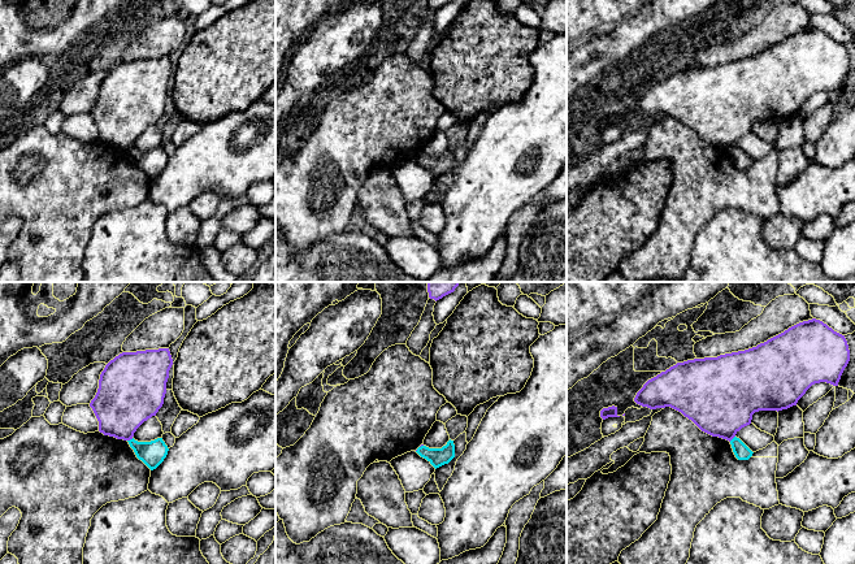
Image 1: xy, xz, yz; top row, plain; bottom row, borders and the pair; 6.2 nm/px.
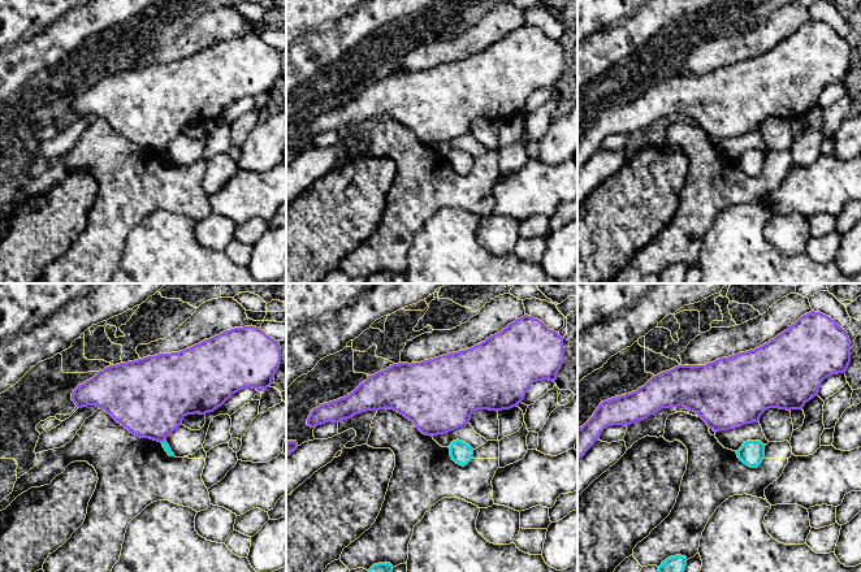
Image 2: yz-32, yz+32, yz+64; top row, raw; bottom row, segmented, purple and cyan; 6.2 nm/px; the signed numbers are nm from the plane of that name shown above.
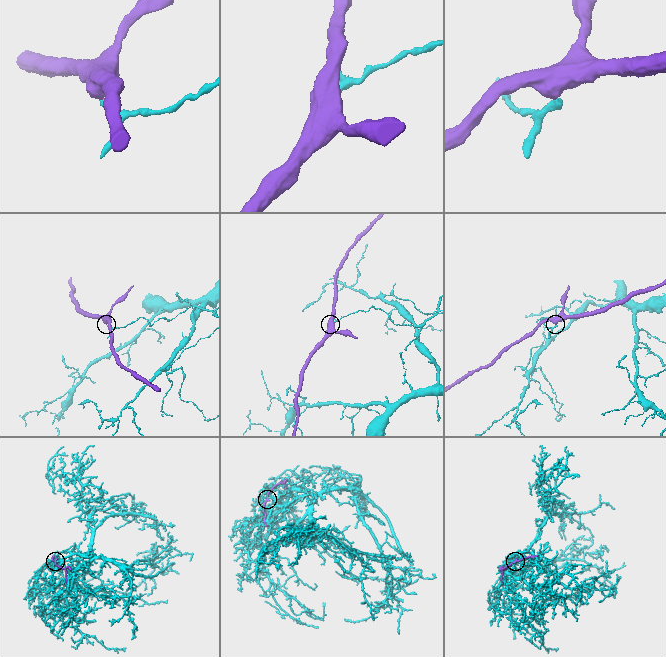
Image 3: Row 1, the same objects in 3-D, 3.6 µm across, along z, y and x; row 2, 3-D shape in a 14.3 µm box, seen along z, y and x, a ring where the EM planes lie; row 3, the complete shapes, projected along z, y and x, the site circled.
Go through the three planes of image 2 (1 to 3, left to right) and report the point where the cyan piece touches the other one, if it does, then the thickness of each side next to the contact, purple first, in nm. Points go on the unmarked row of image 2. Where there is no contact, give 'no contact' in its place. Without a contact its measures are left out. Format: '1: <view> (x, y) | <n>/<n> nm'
1: yz-32 (163, 150) | 440/40 nm
2: no contact
3: no contact

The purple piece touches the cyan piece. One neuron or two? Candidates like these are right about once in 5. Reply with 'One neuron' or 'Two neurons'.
Two neurons

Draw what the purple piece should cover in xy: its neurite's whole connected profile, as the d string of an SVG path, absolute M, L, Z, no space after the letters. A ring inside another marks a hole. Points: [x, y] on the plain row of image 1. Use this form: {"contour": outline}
{"contour": "M169 57L122 61L110 69L100 83L97 101L90 112L99 130L99 140L117 148L133 148L136 138L162 116L172 74Z"}

